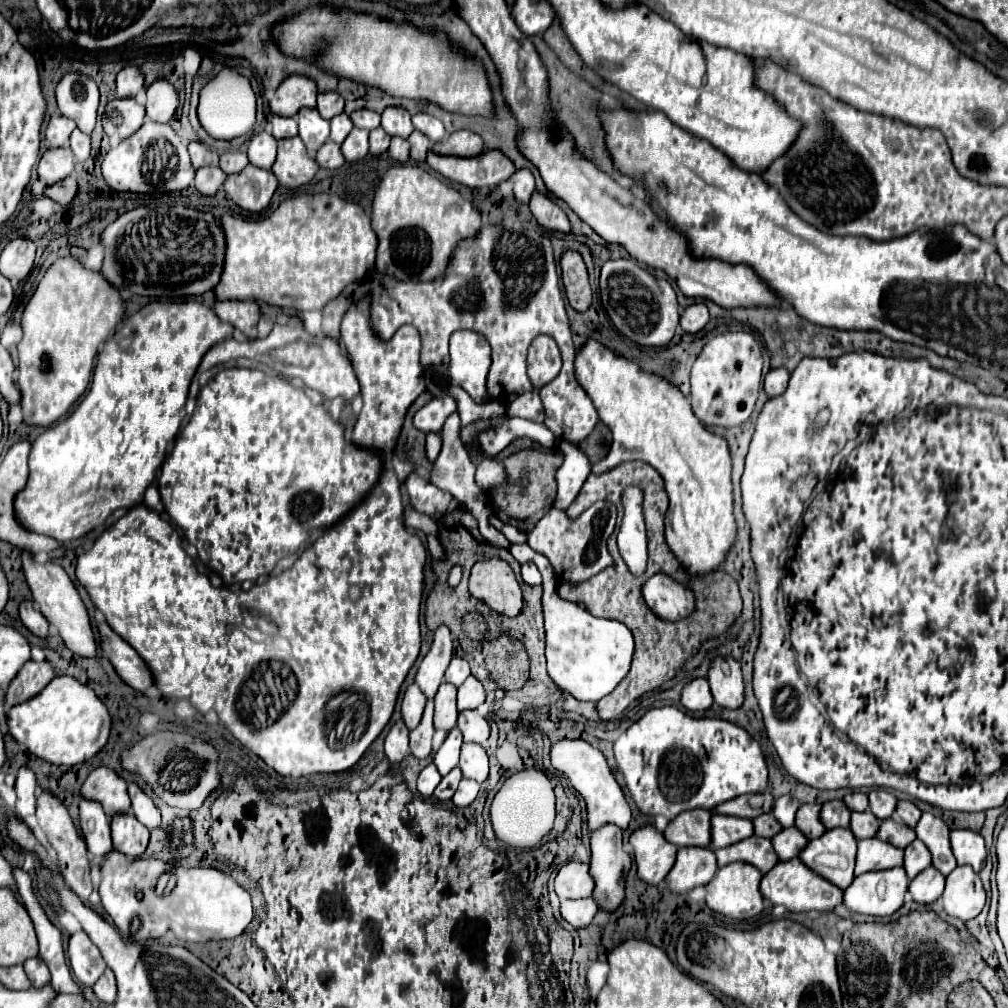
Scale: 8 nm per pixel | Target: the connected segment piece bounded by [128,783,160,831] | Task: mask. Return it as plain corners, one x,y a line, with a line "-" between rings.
136,783
128,785
128,793
130,793
130,799
132,799
132,809
130,811
134,813
134,817
144,827
148,827
150,831
156,829
156,827
160,827
160,811
152,803
152,799

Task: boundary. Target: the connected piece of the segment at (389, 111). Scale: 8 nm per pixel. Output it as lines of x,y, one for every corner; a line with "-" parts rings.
386,107
382,113
382,129
386,129
388,135
396,135
402,139
408,139
414,131
410,123
410,113
402,107

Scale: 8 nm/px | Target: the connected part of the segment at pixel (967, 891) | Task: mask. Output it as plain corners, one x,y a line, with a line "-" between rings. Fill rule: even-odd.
956,867
946,877
946,889
942,895
944,911
952,917
962,919
964,923
978,917
986,903
986,891
982,887
980,877
972,871
972,867

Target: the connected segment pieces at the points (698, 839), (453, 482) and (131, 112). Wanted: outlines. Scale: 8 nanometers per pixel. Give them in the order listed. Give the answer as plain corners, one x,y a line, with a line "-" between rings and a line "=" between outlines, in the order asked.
684,811
670,821
664,837
678,847
710,847
710,811
=
454,412
446,419
446,425
444,425
444,429
442,429
442,451
440,451
438,459
434,461
434,467
432,467
428,479
430,479
430,483
434,483
438,489
452,489
452,495
454,495
468,511
472,511
472,515
478,519
480,531
490,531
488,517
490,517
492,509
488,507
488,499
486,499
486,495
482,493
482,489
478,489
476,479
474,479
474,473
476,473
476,465
470,461
470,455
468,455
468,451
464,449
464,443
460,441
460,417
458,412
=
112,99
104,107
102,125
108,137
112,139
126,139
144,123
144,105
136,99

